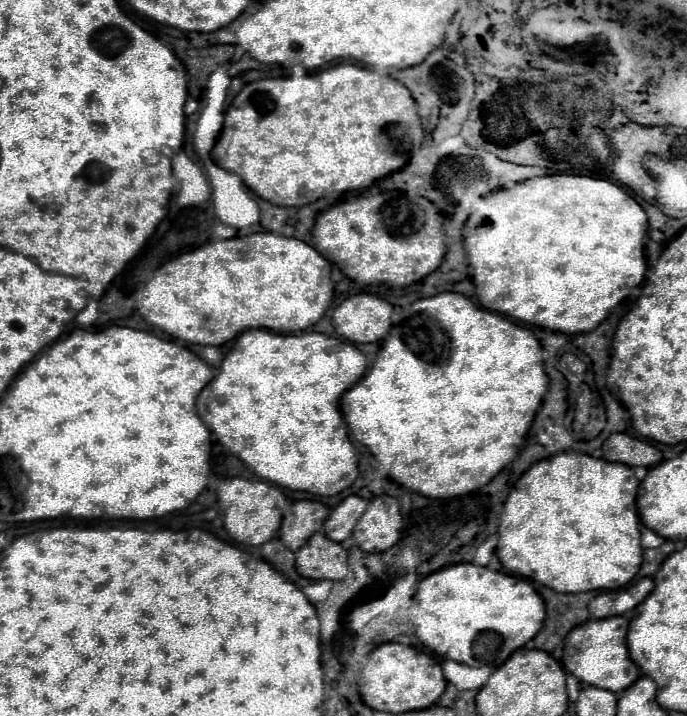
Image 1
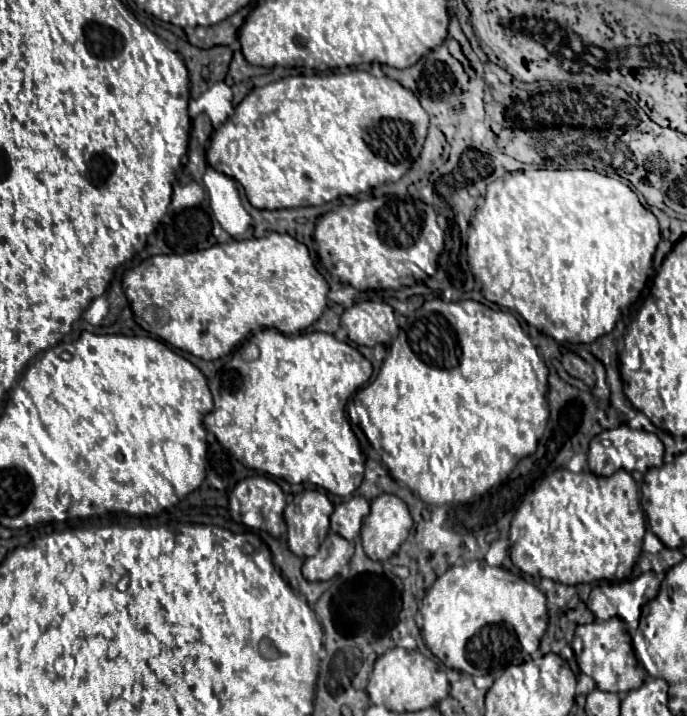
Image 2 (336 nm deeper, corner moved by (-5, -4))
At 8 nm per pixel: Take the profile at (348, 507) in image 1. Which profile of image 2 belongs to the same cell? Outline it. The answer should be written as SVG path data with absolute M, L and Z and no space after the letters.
M354 495L334 509L330 517L330 529L342 535L344 539L352 541L354 537L358 537L362 519L368 515L368 511L370 511L370 503L364 497Z

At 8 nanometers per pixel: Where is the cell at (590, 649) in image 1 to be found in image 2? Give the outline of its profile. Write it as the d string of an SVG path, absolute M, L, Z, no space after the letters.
M622 619L594 621L592 625L578 627L571 647L574 655L576 655L576 663L578 663L580 671L586 673L588 677L592 677L600 691L628 693L632 689L638 689L644 683L646 671L634 655L632 639L628 635Z

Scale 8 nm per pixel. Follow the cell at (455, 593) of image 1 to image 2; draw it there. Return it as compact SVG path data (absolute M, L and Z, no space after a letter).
M470 561L466 565L452 565L444 575L440 575L422 599L420 613L424 617L422 637L428 649L446 665L468 675L502 675L506 667L524 663L536 649L546 631L546 597L544 593L526 583L522 577L514 575L502 567L490 567L486 561Z

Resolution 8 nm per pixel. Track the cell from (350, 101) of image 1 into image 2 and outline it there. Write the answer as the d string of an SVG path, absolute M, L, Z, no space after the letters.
M366 71L310 75L310 77L298 75L298 77L284 77L280 81L268 83L268 85L258 87L252 93L248 93L244 97L244 101L236 107L232 119L228 123L224 123L224 127L220 127L220 131L214 131L206 159L212 169L216 169L228 177L234 177L244 187L248 201L258 209L308 207L308 205L322 205L322 203L328 203L332 199L344 195L358 195L358 193L364 193L364 191L369 191L376 185L382 185L388 181L398 181L410 169L410 165L420 157L426 133L428 133L428 115L420 107L420 101L416 99L416 95L412 95L412 91L408 91L406 87L402 87L400 83L396 83L390 77L374 77Z

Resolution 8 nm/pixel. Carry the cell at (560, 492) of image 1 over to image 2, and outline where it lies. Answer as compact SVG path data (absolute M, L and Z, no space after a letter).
M564 467L548 475L520 503L510 527L510 559L522 573L546 577L562 585L624 581L630 577L632 567L642 553L644 533L646 521L638 499L638 487L628 471L620 469L610 477L602 477L592 471L572 473Z

